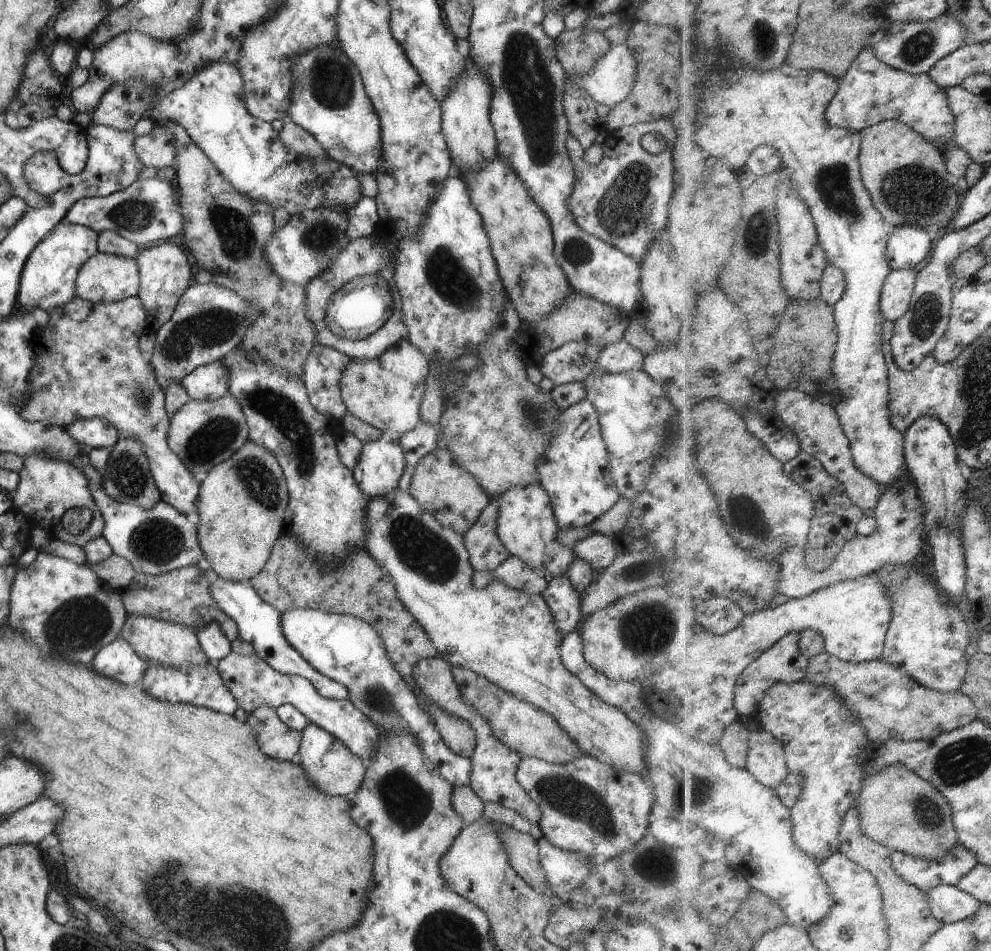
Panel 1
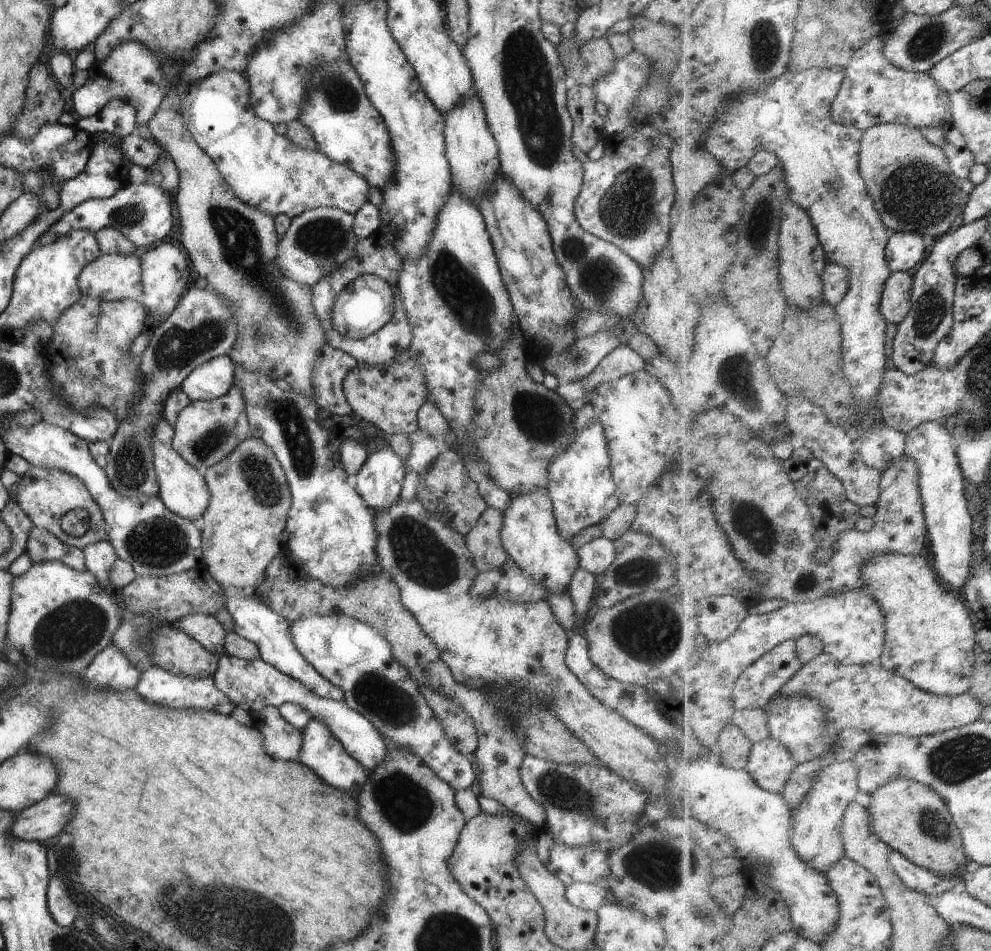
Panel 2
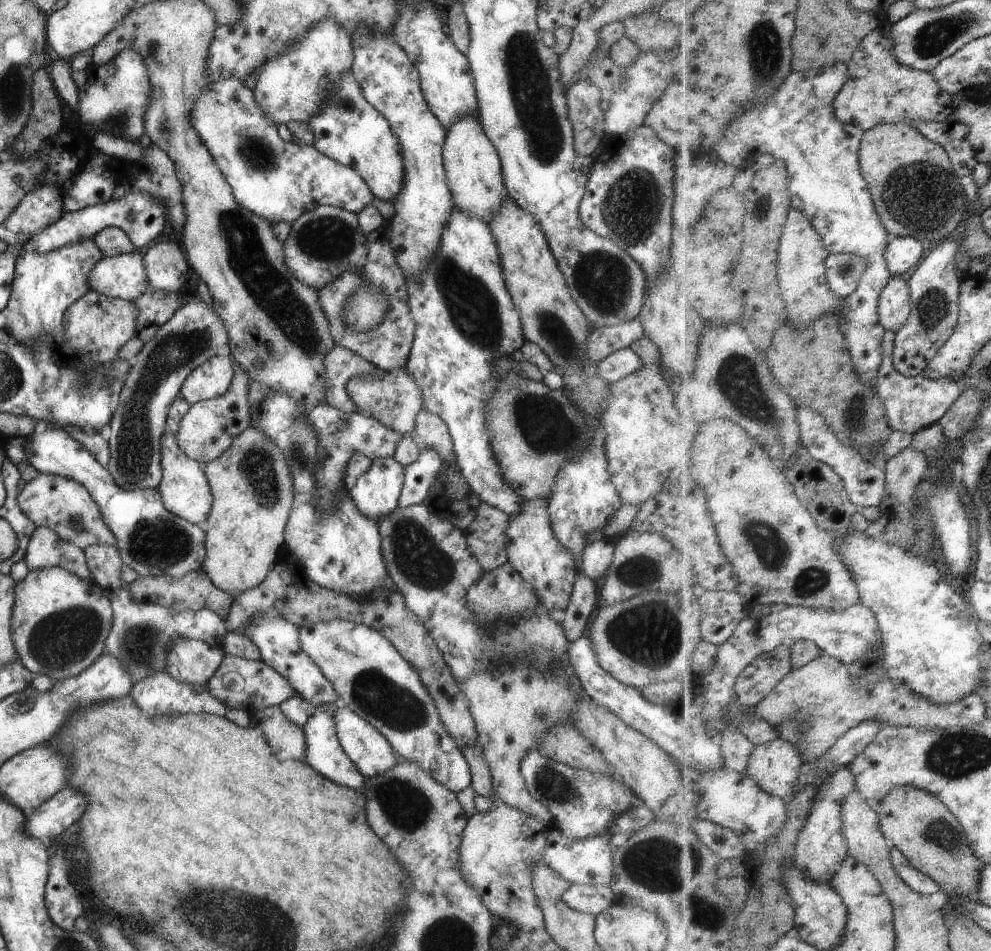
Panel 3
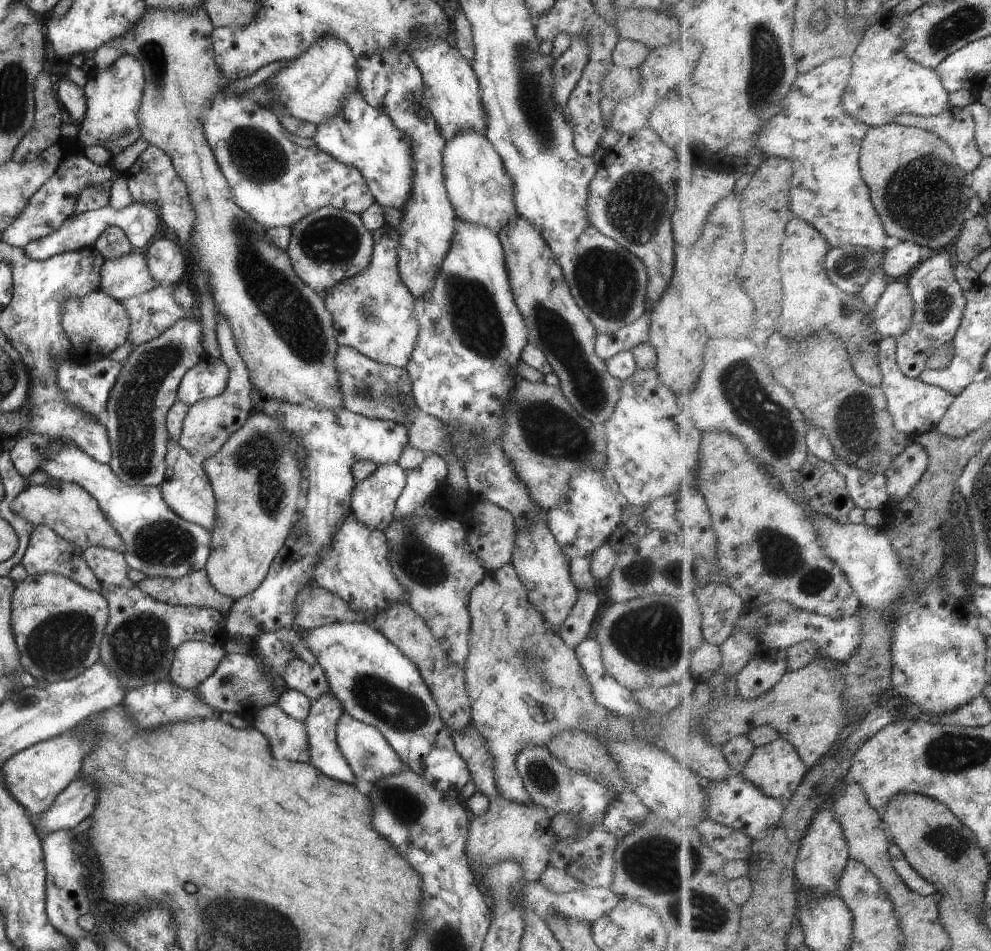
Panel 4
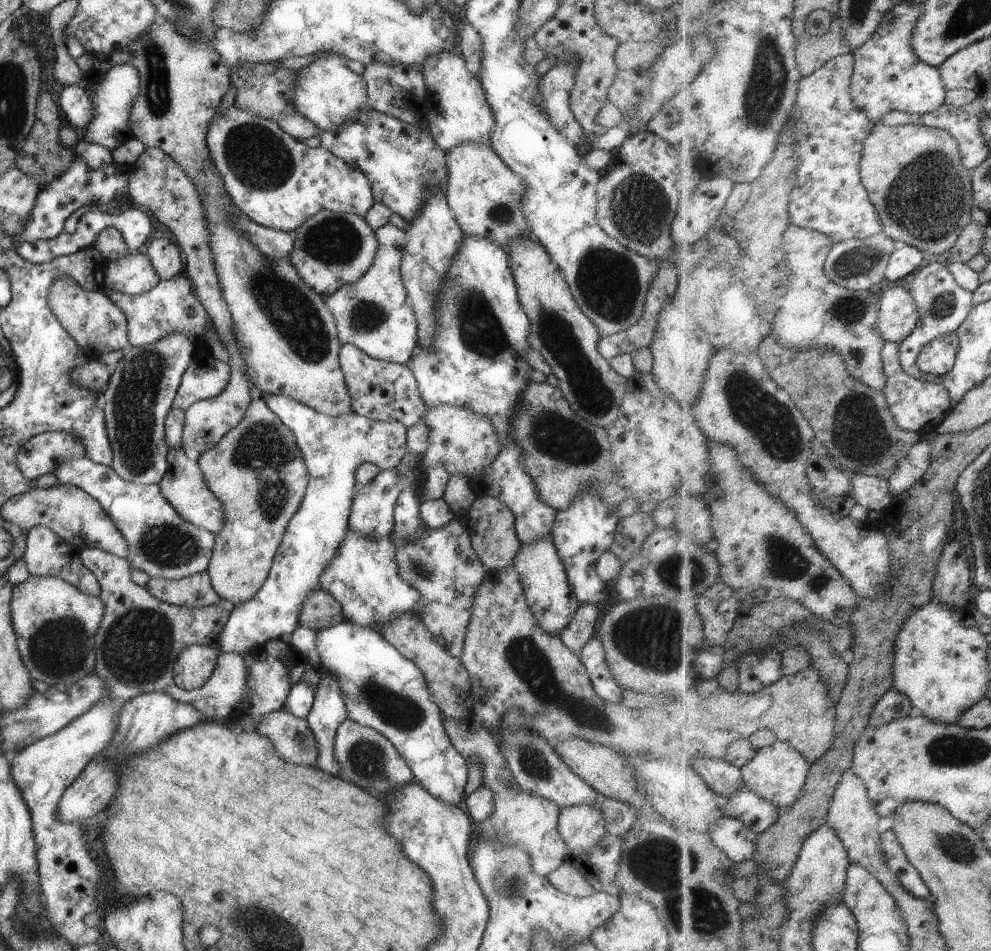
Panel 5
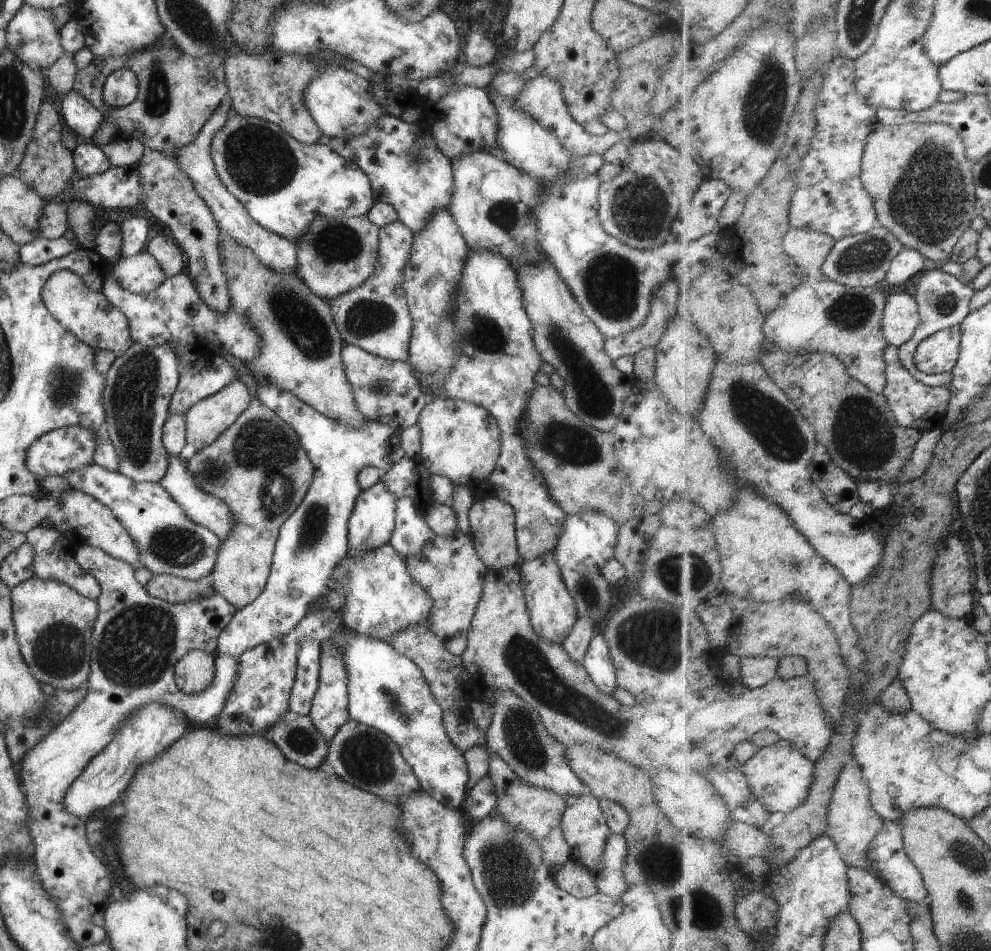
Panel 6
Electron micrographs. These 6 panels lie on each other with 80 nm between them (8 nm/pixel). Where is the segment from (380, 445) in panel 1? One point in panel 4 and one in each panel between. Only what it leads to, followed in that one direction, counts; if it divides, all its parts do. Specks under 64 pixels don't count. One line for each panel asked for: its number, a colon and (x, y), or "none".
2: (378, 482)
3: (375, 494)
4: (372, 502)

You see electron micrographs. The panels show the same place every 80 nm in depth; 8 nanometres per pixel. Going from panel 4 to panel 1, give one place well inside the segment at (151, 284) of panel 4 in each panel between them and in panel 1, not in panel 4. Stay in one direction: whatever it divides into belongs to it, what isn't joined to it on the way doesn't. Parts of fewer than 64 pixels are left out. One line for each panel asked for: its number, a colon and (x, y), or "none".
1: (102, 278)
2: (111, 277)
3: (123, 276)

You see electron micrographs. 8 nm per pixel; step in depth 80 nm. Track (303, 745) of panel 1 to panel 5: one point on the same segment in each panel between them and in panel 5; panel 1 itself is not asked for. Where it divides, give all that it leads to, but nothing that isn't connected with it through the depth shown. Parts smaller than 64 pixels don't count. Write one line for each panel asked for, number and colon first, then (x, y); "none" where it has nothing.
2: (320, 751)
3: (323, 753)
4: (325, 755)
5: (327, 711)

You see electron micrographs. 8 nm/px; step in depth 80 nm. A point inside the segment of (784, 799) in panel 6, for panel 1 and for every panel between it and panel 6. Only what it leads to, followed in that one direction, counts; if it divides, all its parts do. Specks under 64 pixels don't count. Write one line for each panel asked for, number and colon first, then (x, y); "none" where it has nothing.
1: (767, 760)
2: (771, 764)
3: (776, 765)
4: (777, 769)
5: (778, 773)

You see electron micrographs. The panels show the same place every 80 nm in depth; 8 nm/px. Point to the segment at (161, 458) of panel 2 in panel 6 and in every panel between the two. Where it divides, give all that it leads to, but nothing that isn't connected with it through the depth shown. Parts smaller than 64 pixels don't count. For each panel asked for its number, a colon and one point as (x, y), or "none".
3: (183, 488)
4: (185, 488)
5: (182, 485)
6: (203, 509)

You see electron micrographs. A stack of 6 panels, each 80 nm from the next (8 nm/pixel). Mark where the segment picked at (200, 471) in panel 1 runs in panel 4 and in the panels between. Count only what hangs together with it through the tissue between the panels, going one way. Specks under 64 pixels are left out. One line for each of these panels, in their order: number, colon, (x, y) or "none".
2: (204, 431)
3: (207, 427)
4: (207, 423)

